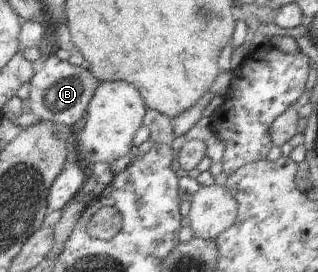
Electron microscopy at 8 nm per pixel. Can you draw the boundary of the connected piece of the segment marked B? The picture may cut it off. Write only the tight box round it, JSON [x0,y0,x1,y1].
[26,56,101,129]

